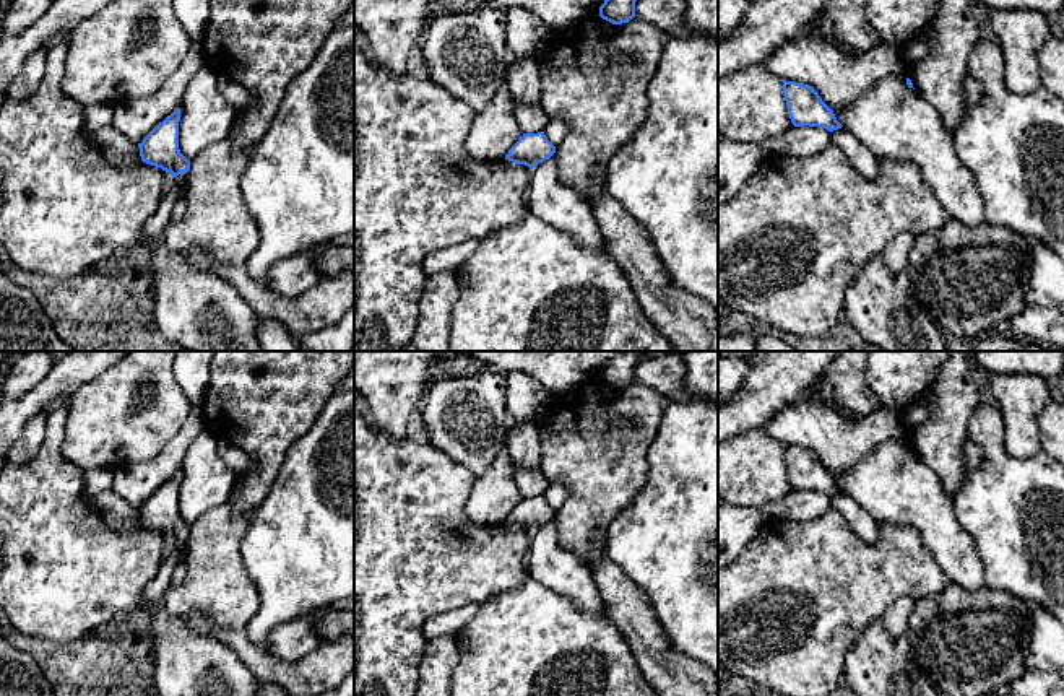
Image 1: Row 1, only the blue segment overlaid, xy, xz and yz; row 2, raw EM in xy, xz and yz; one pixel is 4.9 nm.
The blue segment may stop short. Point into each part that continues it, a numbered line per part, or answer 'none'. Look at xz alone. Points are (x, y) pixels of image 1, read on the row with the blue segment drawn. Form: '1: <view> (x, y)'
none

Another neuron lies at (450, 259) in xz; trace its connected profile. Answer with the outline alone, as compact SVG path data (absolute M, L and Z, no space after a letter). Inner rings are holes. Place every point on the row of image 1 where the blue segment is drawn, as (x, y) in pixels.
M473 239L443 250L427 254L422 260L422 270L427 275L456 272L474 254L478 244L479 239Z

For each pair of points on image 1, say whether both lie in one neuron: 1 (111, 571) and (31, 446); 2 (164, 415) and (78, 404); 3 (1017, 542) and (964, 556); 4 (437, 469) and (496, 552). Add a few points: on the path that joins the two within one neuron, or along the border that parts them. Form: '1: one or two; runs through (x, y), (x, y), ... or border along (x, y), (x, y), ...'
1: two; border along (46, 415), (46, 433), (39, 449), (17, 465)
2: one; runs through (143, 415), (132, 418), (106, 417), (99, 412)
3: two; border along (957, 521), (975, 545), (985, 586)
4: one; runs through (434, 500), (434, 534), (452, 552), (465, 552)

